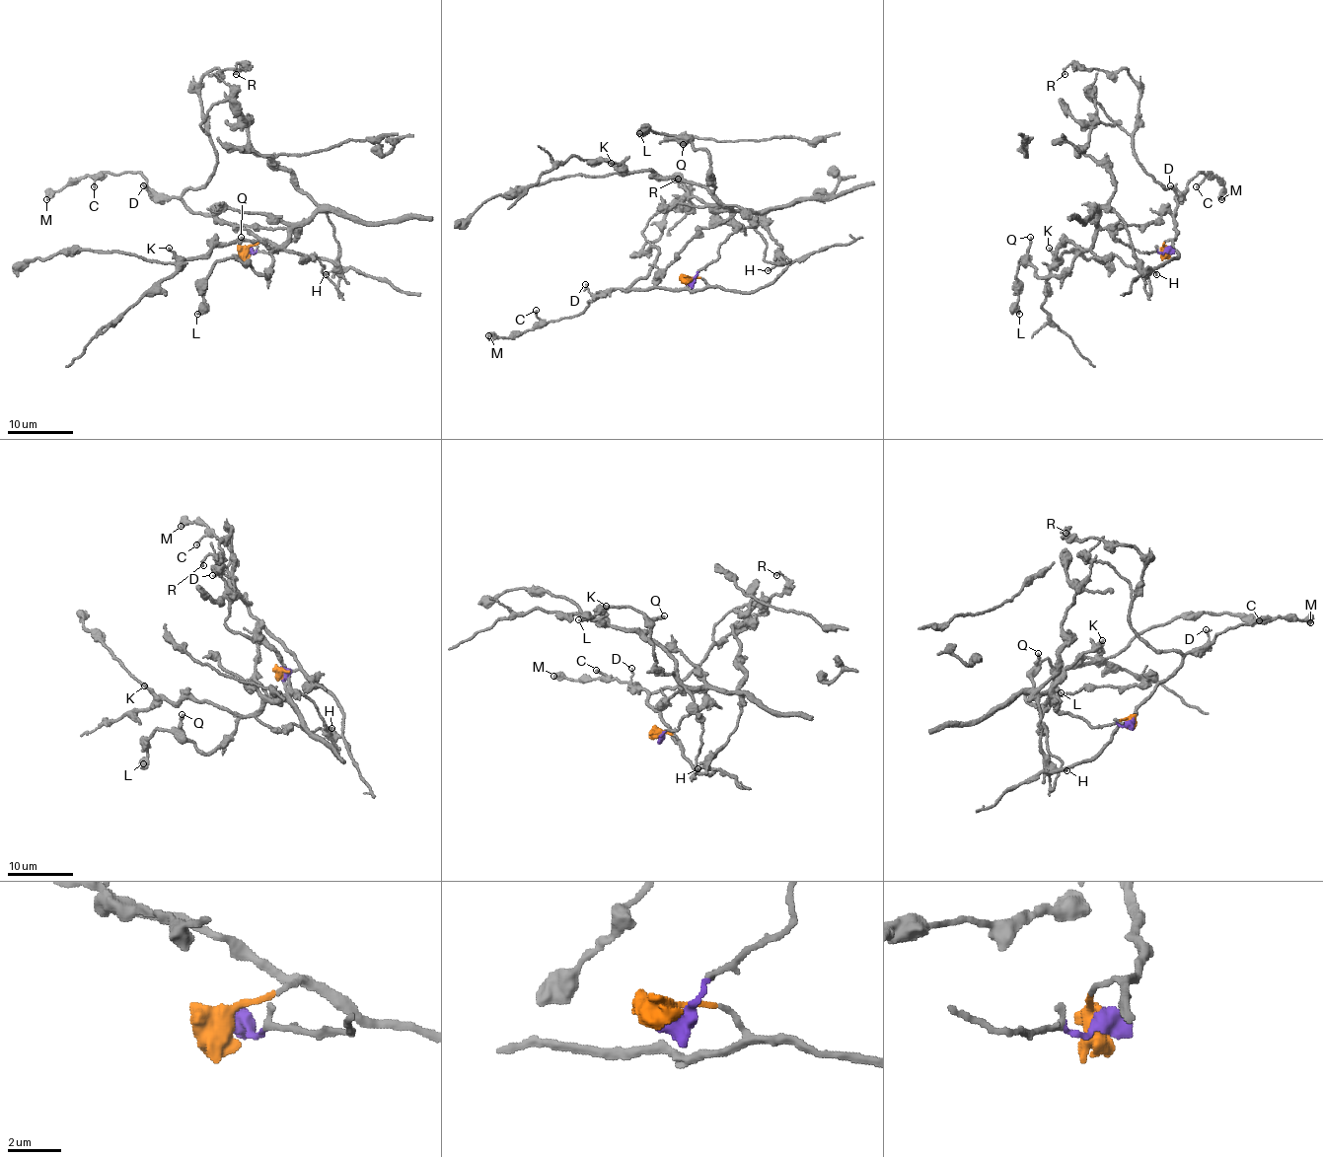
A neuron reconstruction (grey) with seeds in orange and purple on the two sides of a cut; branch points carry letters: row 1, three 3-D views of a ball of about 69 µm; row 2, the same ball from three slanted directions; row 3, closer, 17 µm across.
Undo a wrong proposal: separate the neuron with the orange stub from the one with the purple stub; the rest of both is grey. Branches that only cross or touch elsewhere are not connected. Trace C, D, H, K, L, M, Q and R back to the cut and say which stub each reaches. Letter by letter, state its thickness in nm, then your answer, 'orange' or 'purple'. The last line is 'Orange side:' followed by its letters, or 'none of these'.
C: 180 nm | orange
D: 160 nm | orange
H: 170 nm | orange
K: 200 nm | purple
L: 320 nm | purple
M: 550 nm | orange
Q: 240 nm | purple
R: 200 nm | orange
Orange side: C, D, H, M, R

